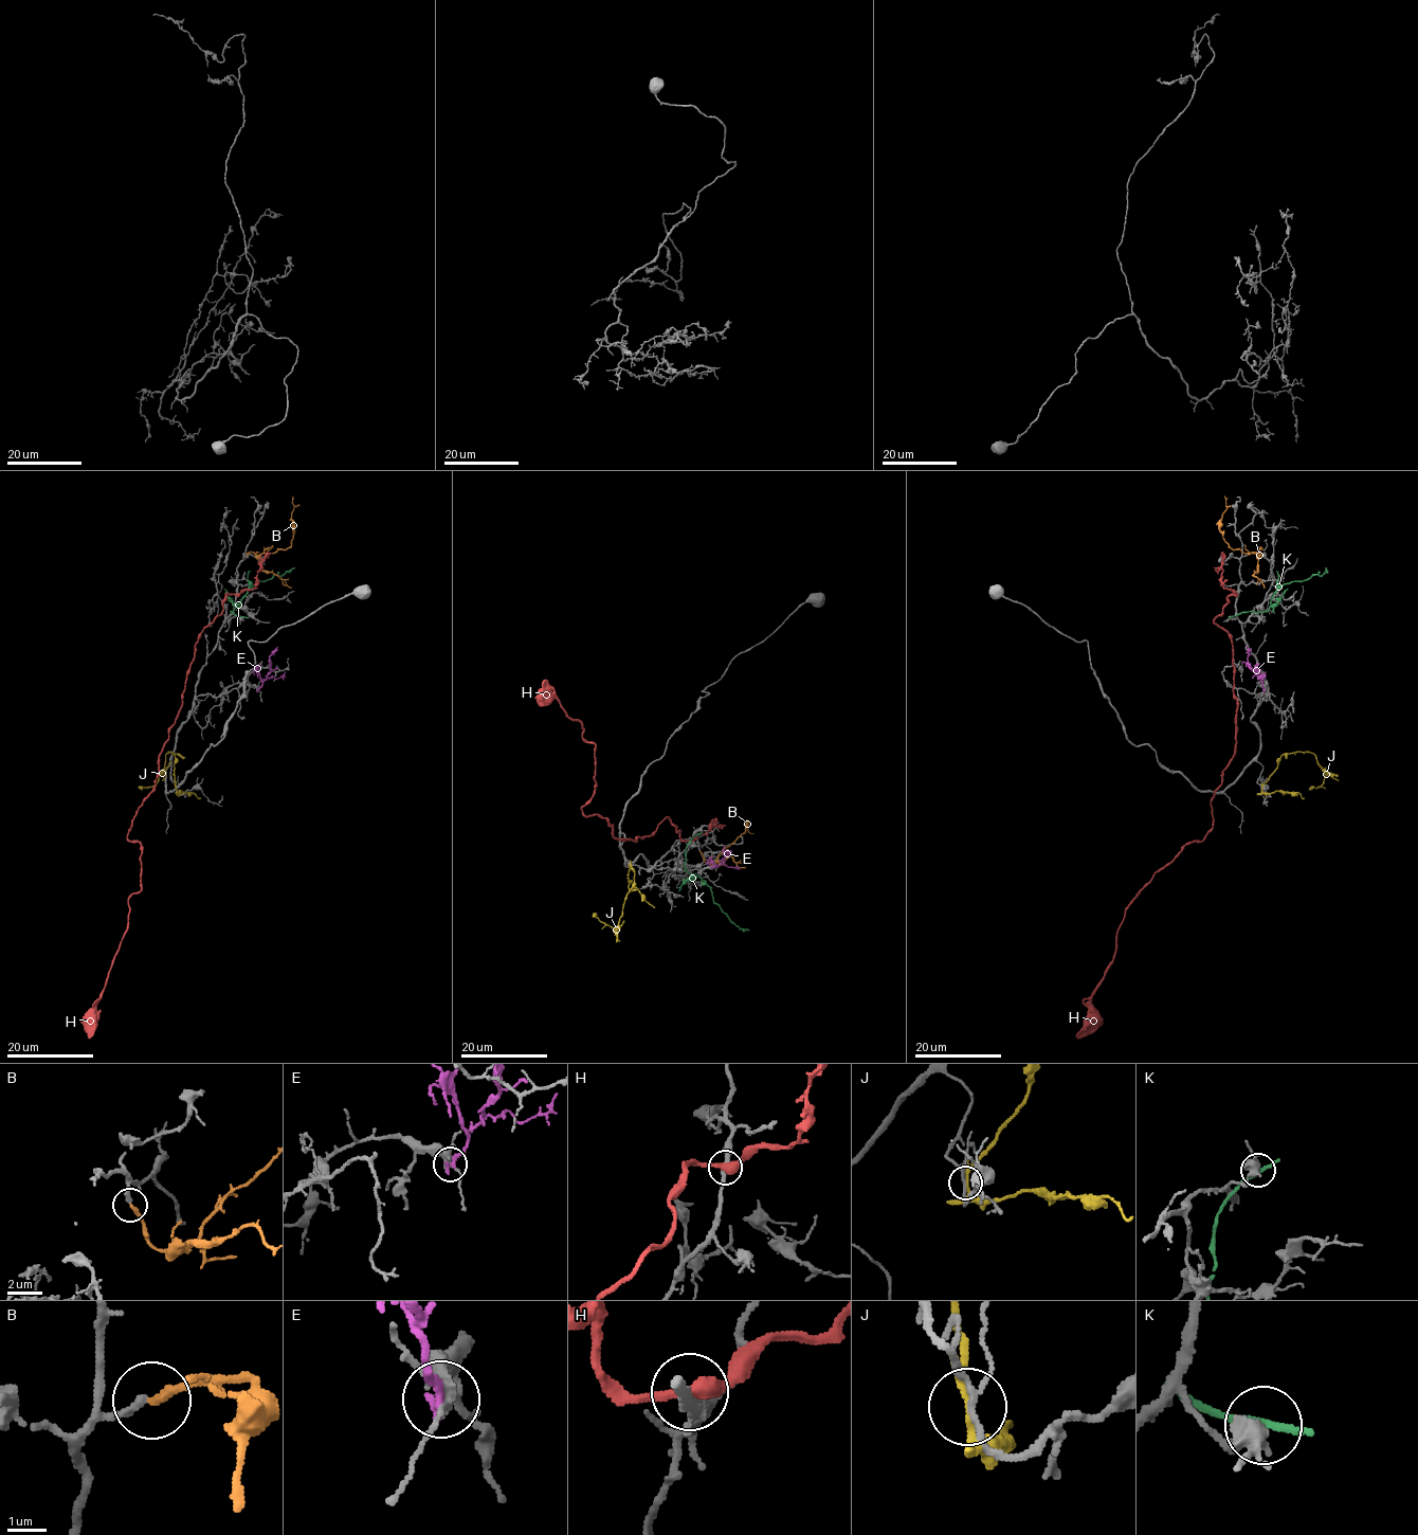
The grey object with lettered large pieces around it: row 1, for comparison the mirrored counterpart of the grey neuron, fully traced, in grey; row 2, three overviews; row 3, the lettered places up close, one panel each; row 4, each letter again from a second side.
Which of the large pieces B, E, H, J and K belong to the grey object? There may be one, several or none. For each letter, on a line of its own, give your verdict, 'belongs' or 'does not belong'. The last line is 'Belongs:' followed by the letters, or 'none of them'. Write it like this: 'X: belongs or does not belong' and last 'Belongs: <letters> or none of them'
B: belongs
E: does not belong
H: does not belong
J: does not belong
K: does not belong
Belongs: B

